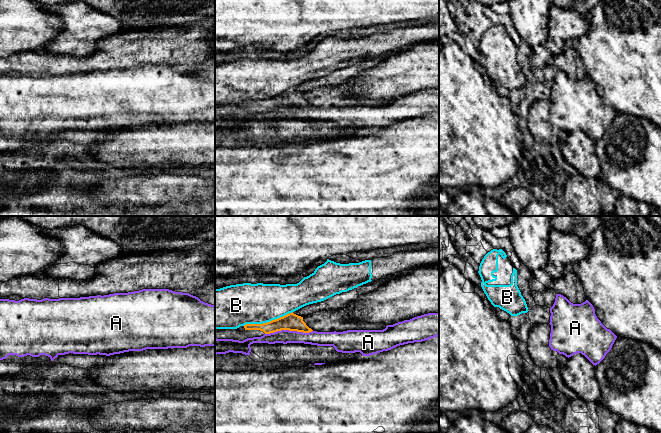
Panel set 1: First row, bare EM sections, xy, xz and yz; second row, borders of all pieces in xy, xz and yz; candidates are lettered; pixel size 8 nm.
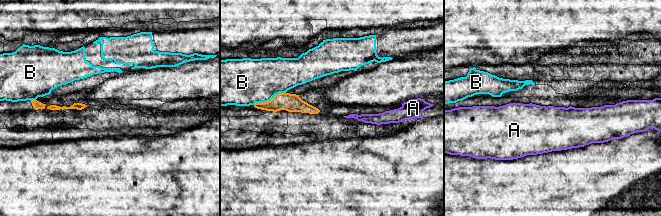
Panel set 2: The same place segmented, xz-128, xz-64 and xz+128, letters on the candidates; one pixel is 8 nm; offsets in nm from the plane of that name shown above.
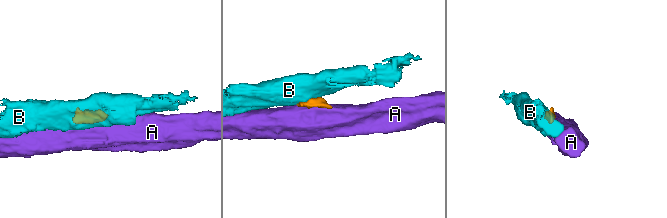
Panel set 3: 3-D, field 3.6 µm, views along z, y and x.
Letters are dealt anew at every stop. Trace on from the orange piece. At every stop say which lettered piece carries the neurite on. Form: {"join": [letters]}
{"join": []}

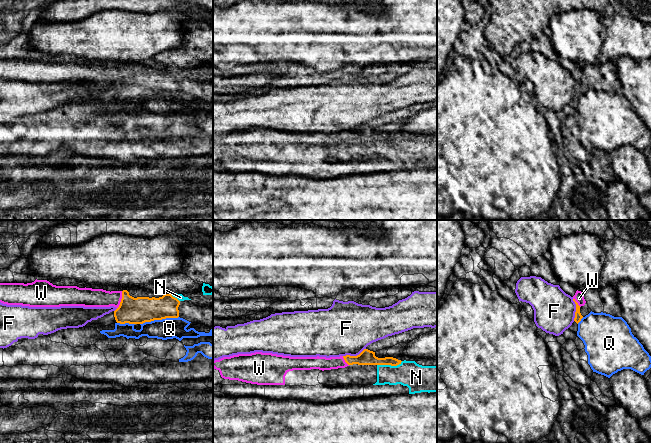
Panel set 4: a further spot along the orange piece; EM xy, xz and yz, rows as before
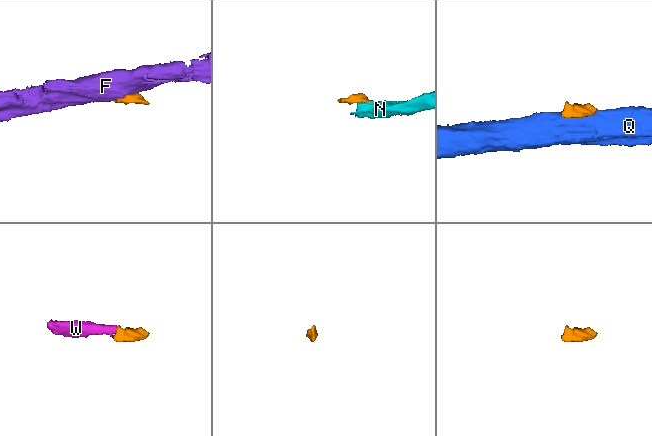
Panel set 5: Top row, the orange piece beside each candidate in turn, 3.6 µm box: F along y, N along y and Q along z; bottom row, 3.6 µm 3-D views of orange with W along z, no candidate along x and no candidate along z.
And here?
{"join": ["N", "W"]}

